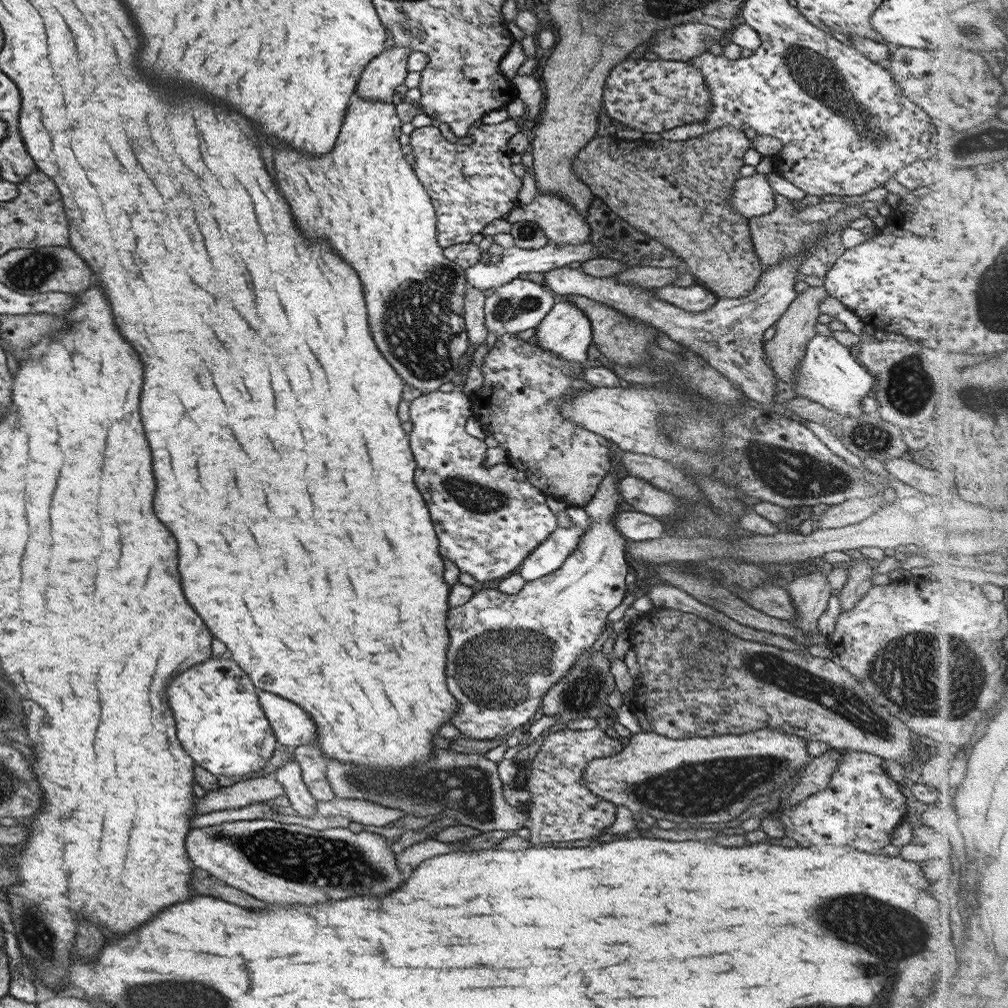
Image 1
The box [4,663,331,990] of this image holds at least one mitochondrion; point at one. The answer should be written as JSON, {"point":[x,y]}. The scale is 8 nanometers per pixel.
{"point":[40,937]}

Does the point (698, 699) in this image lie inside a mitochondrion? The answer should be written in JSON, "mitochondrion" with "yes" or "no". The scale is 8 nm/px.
{"mitochondrion":"no"}

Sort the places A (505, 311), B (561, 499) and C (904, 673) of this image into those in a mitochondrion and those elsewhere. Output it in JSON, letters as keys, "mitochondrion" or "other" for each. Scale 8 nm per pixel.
{"A":"mitochondrion","B":"other","C":"mitochondrion"}

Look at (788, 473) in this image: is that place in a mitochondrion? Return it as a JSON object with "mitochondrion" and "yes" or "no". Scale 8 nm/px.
{"mitochondrion":"yes"}

